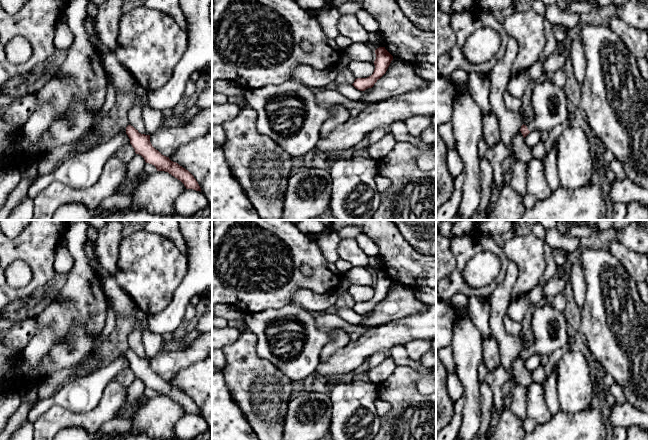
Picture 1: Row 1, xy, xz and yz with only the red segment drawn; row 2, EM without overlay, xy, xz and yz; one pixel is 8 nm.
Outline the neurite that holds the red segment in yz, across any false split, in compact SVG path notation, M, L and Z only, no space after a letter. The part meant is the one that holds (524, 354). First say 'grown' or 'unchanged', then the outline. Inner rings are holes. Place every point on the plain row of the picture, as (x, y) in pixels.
grown; M552 301L542 302L532 310L531 327L535 339L527 349L521 350L524 362L534 354L551 355L568 343L565 312L558 311Z

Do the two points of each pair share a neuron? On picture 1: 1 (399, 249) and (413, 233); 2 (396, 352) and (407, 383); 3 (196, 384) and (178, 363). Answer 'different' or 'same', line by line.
1: different
2: different
3: different

